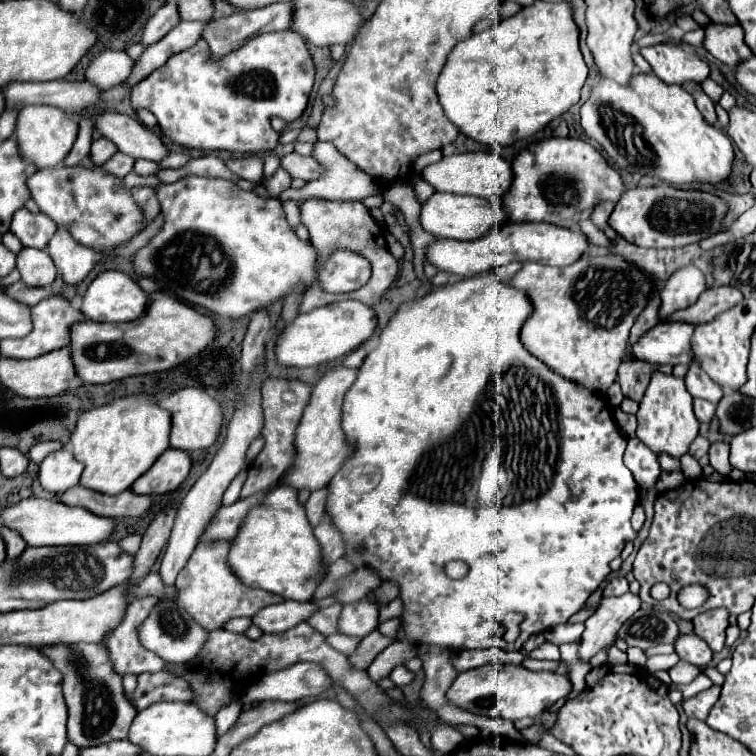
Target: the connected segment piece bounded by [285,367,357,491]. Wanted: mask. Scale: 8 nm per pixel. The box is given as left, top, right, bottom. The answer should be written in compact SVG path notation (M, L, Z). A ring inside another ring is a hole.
M337 367L329 373L325 373L319 383L313 387L309 405L303 411L301 423L295 433L295 459L291 465L289 475L285 477L285 485L301 491L317 491L327 487L335 471L343 465L343 459L347 459L347 441L343 439L343 429L341 429L341 405L345 391L351 387L351 383L357 377L357 369L347 369L347 367Z

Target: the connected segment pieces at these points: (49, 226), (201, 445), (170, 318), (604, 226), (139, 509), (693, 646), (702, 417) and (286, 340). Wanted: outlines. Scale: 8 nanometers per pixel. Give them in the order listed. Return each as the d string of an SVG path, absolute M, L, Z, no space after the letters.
M25 207L19 209L11 221L11 233L23 243L23 247L45 249L55 229L57 225L47 219L47 215L31 213Z
M193 387L179 389L173 395L167 395L163 401L159 401L159 407L171 413L169 441L173 449L197 451L197 449L207 449L217 441L223 413L221 413L221 405L215 399L211 399L211 395L207 395L205 391L199 391Z
M161 291L149 295L149 305L139 321L131 323L95 323L83 321L71 327L73 363L83 383L111 383L133 375L147 375L173 369L197 353L205 351L217 335L211 317L195 311L187 303Z
M603 201L603 203L599 203L599 207L595 207L595 211L593 211L593 215L591 215L593 225L599 227L609 239L617 239L617 237L619 237L619 233L613 231L613 229L609 227L609 223L607 223L607 219L609 219L613 207L615 207L615 205L613 205L611 201Z
M79 485L67 489L57 497L57 501L65 505L79 505L95 511L95 515L111 515L111 519L123 517L139 517L151 509L153 499L147 495L135 495L131 489L119 495L103 495L91 489L83 489Z
M681 633L675 639L673 647L675 647L675 653L679 655L679 659L689 661L693 665L707 665L711 661L711 657L713 657L713 653L707 647L707 643L695 633L689 633L689 635Z
M693 399L693 411L695 411L697 421L709 423L713 419L713 415L715 415L715 405L707 403L705 399Z
M361 301L331 303L313 309L311 313L301 313L291 325L287 325L277 339L275 357L285 367L311 367L329 363L363 345L373 335L375 327L377 327L377 315L373 307Z

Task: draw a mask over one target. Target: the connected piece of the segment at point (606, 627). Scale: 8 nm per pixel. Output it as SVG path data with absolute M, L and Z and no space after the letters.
M633 593L621 597L603 597L601 607L585 621L585 631L579 647L579 661L589 663L591 657L617 639L619 627L641 607L641 599Z

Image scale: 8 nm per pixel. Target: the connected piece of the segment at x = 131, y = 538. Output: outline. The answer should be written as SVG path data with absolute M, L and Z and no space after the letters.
M127 535L125 539L119 541L119 547L129 553L129 555L135 555L137 549L139 549L139 543L141 543L141 535Z

